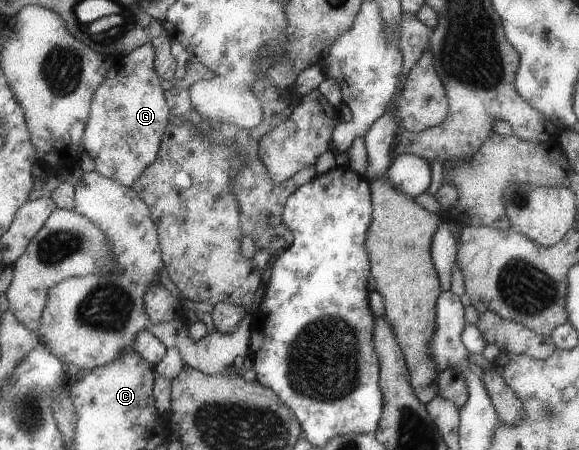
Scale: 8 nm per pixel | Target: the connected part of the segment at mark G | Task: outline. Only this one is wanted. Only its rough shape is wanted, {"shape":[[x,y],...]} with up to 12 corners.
{"shape":[[155,52],[114,58],[84,126],[95,171],[131,187],[172,113]]}

